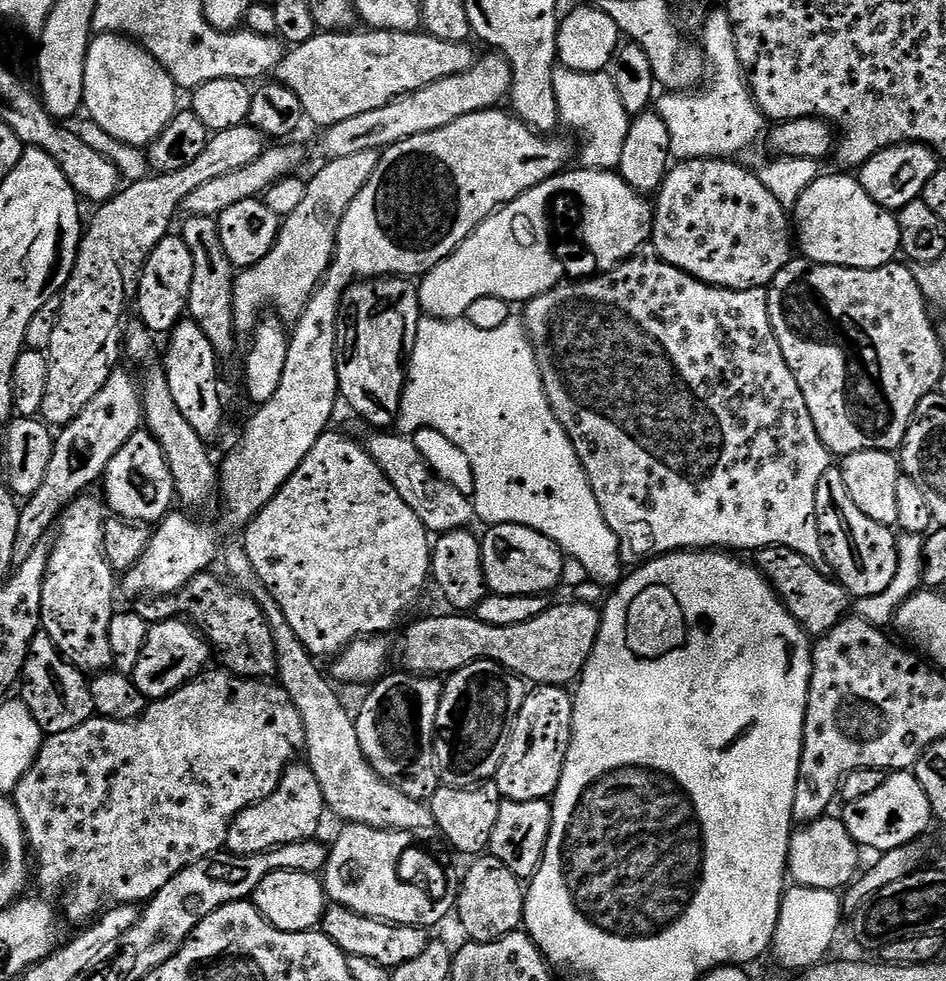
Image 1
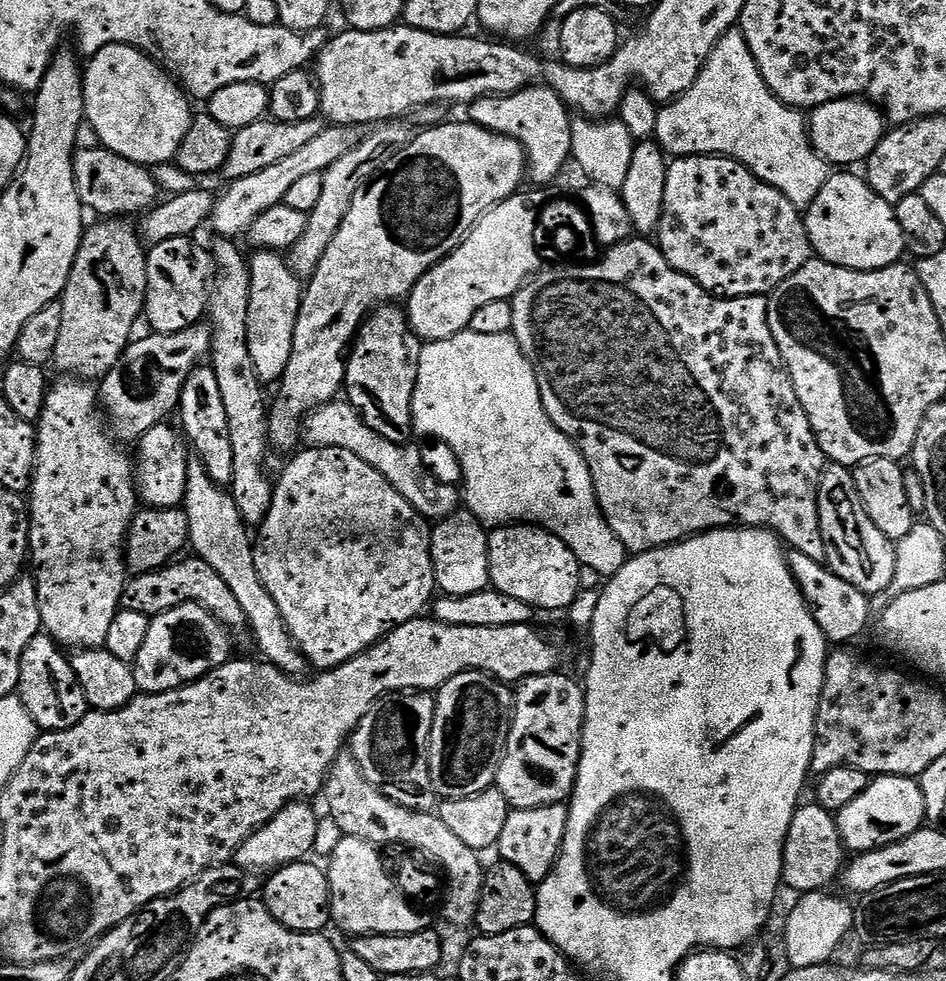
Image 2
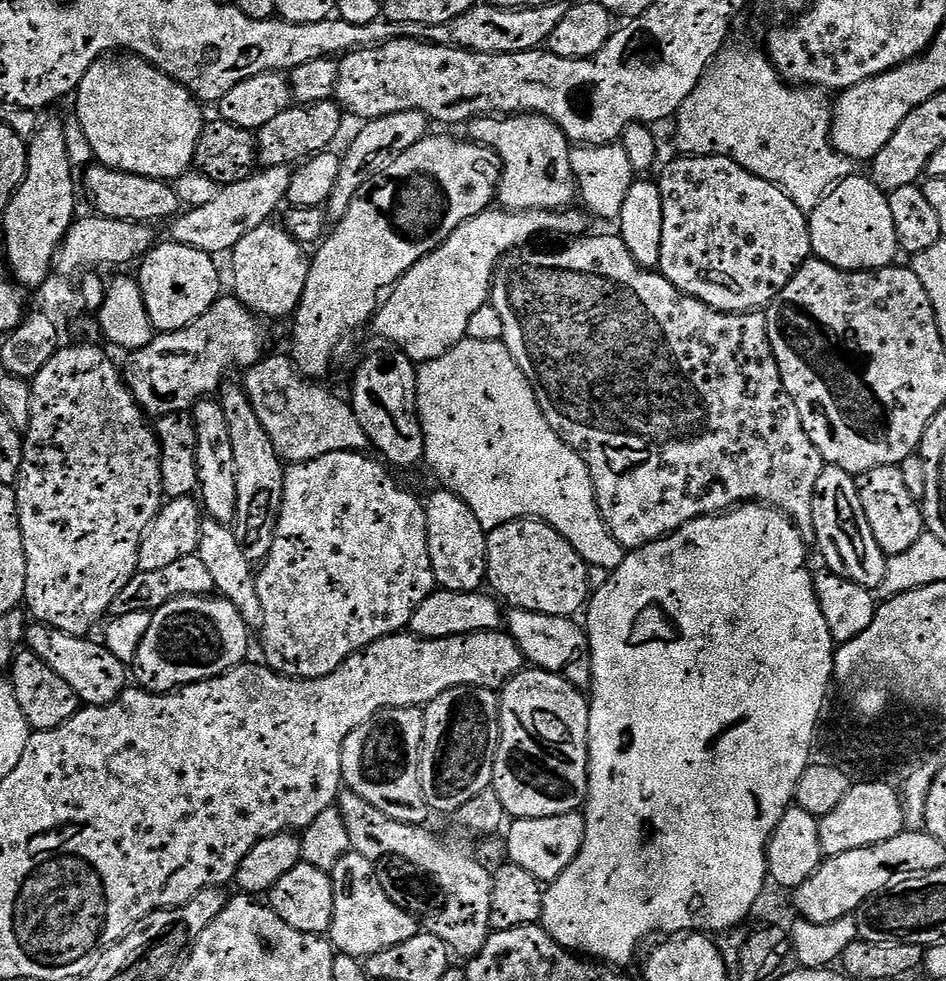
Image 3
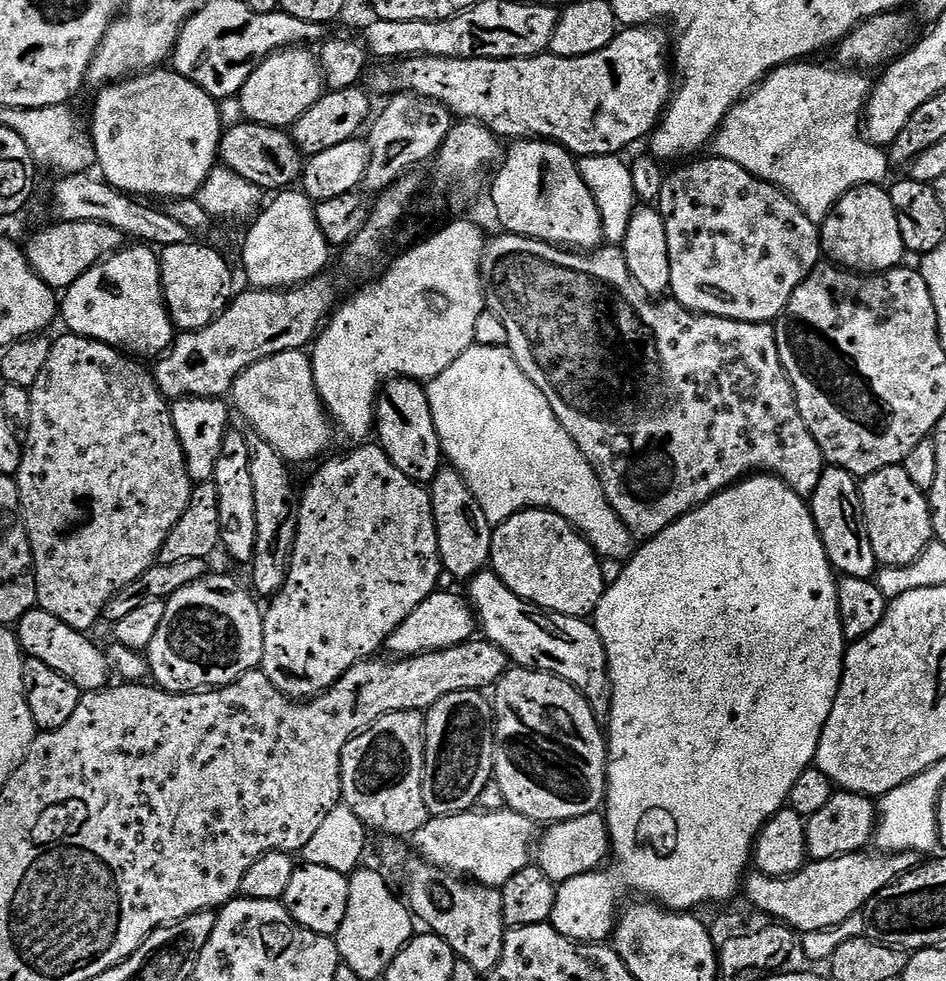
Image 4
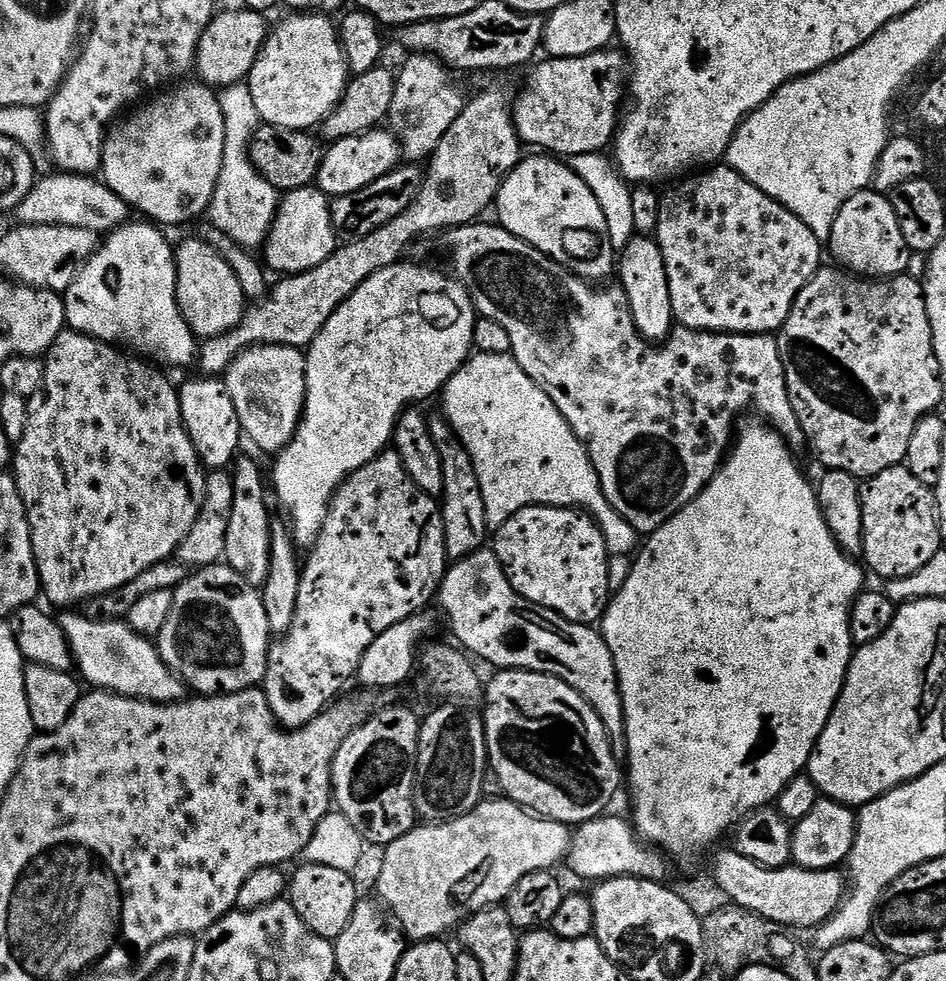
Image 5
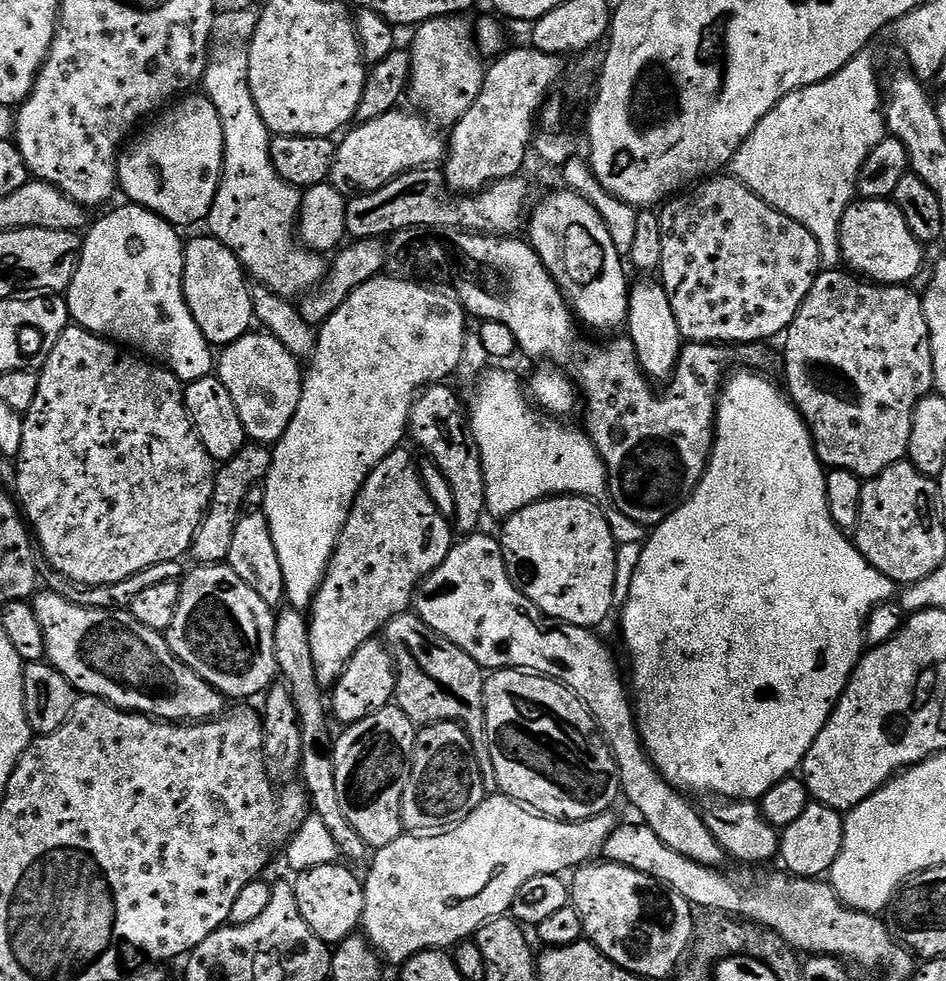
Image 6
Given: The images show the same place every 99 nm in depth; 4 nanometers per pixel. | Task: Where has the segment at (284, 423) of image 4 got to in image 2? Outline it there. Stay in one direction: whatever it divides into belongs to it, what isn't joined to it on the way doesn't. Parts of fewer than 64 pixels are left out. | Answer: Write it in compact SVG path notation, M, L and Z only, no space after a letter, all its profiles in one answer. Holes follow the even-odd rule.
M333 402L324 404L317 408L315 412L309 412L302 421L302 440L310 448L337 448L338 450L350 450L350 454L362 458L366 466L374 466L410 506L425 520L435 522L445 520L457 511L462 504L462 496L452 484L443 484L436 476L428 473L428 468L424 465L424 456L415 448L415 443L394 444L386 442L382 434L374 434L366 422L353 410L351 404L347 402Z

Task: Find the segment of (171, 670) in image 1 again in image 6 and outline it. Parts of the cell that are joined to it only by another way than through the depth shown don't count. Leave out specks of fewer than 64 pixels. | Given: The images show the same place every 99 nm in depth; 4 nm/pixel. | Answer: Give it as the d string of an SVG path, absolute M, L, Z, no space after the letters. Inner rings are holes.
M227 563L193 569L180 584L178 610L174 610L174 622L166 633L170 650L225 698L267 693L278 676L274 658L276 612Z

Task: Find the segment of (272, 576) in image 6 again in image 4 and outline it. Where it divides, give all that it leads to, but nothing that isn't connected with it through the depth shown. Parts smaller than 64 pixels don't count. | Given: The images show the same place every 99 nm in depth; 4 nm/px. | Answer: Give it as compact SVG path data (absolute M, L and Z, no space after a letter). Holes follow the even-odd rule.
M229 430L224 434L222 448L218 450L218 460L214 462L214 474L211 483L216 485L218 494L218 526L220 527L220 548L228 551L228 556L232 560L244 566L251 565L254 558L254 484L250 479L250 450L245 433Z

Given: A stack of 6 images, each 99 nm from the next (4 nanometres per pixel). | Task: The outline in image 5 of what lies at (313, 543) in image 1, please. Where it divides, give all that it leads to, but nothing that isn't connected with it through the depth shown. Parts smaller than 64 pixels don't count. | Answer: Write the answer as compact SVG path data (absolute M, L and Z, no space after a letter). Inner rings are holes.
M385 450L376 456L369 464L362 466L354 474L350 474L342 482L342 486L332 496L332 501L328 507L328 513L324 518L324 525L316 536L316 543L312 545L307 553L308 561L303 561L300 570L300 585L298 586L298 604L294 610L294 622L288 632L283 633L268 649L268 665L264 675L262 690L268 699L268 705L272 711L272 717L277 724L285 730L301 728L324 711L329 704L333 703L341 695L340 692L360 671L360 663L370 650L370 642L378 638L378 634L386 634L390 626L402 622L406 618L423 613L428 603L433 603L434 597L440 591L440 584L444 581L444 574L449 567L448 551L444 545L444 519L440 513L441 505L437 497L426 494L410 478L410 474L402 466L402 458L394 450Z

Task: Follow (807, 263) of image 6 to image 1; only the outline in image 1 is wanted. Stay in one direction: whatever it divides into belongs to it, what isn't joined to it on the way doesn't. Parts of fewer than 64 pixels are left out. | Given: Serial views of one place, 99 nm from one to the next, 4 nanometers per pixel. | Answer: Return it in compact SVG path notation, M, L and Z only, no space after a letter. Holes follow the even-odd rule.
M705 158L702 160L681 160L675 166L669 167L668 175L665 176L663 184L660 185L659 192L655 193L654 196L654 211L652 213L652 235L650 237L650 244L653 248L655 255L659 256L660 259L666 261L670 266L674 266L678 270L682 270L686 274L690 274L696 280L701 280L703 284L713 284L715 288L729 288L730 290L750 290L751 288L767 288L771 284L773 278L782 271L789 262L794 259L794 232L790 227L790 216L783 206L778 202L778 198L774 198L774 194L770 194L770 190L766 190L766 186L762 186L759 175L755 171L747 172L742 165L736 164L740 162L733 162L728 158Z

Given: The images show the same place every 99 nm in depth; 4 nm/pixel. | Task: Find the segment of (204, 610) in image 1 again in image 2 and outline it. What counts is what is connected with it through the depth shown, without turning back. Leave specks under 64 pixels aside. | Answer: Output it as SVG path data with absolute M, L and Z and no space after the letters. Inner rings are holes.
M191 558L192 560L177 559L165 568L158 569L150 574L138 574L125 579L124 589L120 595L120 607L126 610L135 610L138 614L146 614L154 617L166 610L174 610L183 604L197 604L202 610L209 612L218 623L224 625L225 629L245 627L242 608L230 594L230 588L205 560Z

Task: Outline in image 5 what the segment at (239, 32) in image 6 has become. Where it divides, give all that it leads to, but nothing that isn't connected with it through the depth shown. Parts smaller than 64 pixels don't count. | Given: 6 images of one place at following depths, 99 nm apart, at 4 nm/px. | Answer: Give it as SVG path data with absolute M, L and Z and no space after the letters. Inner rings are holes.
M247 83L230 85L219 93L219 98L225 121L236 120L236 128L234 124L224 143L222 170L218 174L218 186L214 186L214 198L206 216L215 228L230 234L234 242L238 242L243 248L256 250L268 238L268 231L272 228L282 196L274 186L270 186L270 182L266 182L266 178L262 178L262 174L258 174L248 153L252 136L259 130L262 121Z

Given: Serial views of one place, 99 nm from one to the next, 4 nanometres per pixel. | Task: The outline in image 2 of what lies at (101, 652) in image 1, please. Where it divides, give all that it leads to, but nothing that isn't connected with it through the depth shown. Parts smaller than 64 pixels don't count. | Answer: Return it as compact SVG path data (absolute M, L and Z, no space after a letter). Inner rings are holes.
M60 378L57 384L55 381L44 394L44 409L35 425L36 468L32 472L26 511L30 560L37 564L34 579L40 627L61 649L103 649L110 622L114 622L121 609L120 595L126 579L124 541L138 511L134 460L129 449L127 452L124 449L127 447L106 431L98 411L97 389L89 381L79 378Z

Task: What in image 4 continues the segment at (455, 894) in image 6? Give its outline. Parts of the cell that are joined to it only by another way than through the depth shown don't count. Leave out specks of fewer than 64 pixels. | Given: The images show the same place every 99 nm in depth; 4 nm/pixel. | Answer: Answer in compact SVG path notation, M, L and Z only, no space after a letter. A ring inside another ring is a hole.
M469 810L453 816L432 816L410 840L416 843L415 851L429 864L452 874L468 872L469 881L501 889L518 870L529 867L537 836L534 821L517 812Z

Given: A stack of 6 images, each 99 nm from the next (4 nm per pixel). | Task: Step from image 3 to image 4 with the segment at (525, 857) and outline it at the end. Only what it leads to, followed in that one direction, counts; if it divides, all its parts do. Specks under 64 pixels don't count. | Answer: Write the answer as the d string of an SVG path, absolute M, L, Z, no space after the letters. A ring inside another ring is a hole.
M591 812L573 820L557 820L545 828L548 829L539 833L534 844L534 864L558 886L575 876L596 871L609 859L608 824L600 812Z

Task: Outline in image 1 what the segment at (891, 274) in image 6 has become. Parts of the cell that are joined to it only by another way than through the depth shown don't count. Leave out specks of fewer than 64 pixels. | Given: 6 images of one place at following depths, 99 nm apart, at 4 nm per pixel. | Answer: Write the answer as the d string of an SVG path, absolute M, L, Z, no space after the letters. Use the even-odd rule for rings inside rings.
M827 174L817 176L814 182L810 182L810 186L806 186L806 190L802 190L802 198L798 198L794 209L794 236L798 241L799 251L800 248L804 251L801 252L803 259L810 260L814 264L829 264L830 266L842 266L843 268L881 268L893 263L900 252L900 231L898 230L896 216L888 209L878 206L878 202L874 202L874 198L870 198L870 194L866 194L866 190L862 190L860 181L855 175L840 175L844 176L827 176Z

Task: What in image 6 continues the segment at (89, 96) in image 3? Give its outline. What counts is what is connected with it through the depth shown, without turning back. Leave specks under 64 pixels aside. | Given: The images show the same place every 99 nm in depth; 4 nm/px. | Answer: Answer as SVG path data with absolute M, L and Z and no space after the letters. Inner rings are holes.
M203 94L185 95L167 110L161 111L148 126L149 128L144 133L141 131L118 157L116 174L119 191L125 192L131 203L138 204L141 208L149 208L173 226L196 224L199 220L200 223L207 221L208 211L220 185L220 172L224 169L222 118L218 118L214 102L210 102Z

